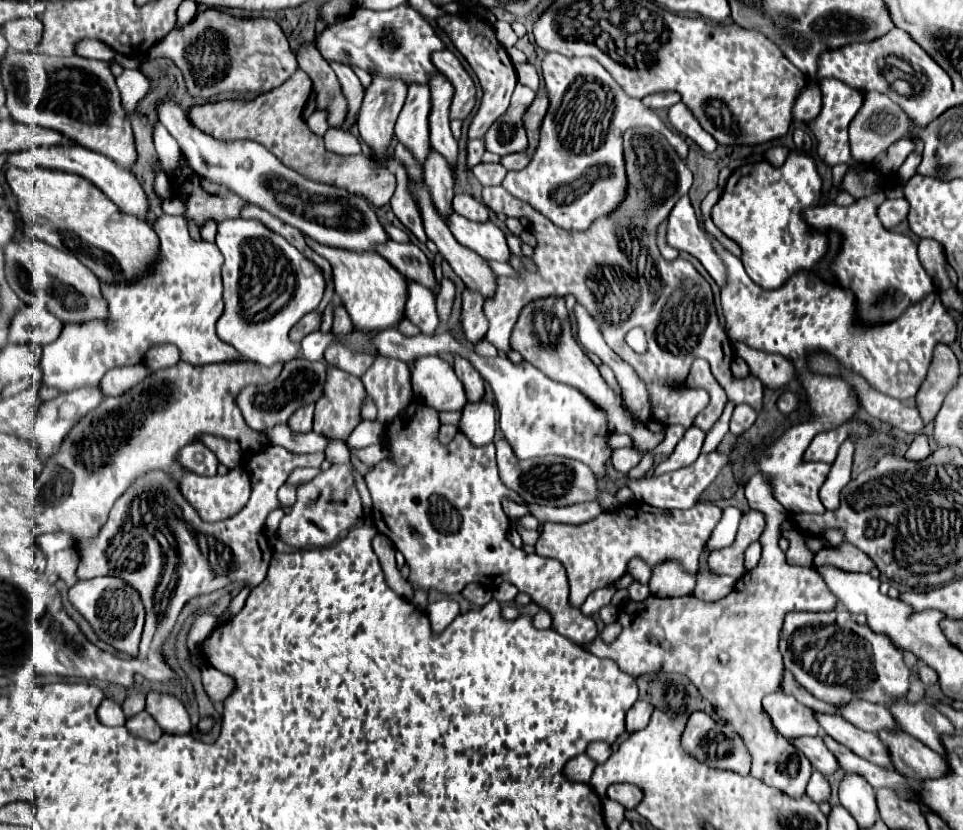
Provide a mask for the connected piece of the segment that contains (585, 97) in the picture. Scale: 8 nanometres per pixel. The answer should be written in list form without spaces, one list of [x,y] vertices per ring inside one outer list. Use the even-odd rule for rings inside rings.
[[[547,53],[541,63],[549,93],[549,109],[539,131],[539,145],[531,163],[521,171],[509,171],[503,187],[529,203],[557,227],[585,231],[593,219],[607,215],[625,197],[623,133],[629,127],[651,127],[665,135],[681,159],[687,159],[687,143],[673,133],[641,101],[625,95],[621,85],[591,57],[565,57]],[[607,115],[611,117],[607,129]]]

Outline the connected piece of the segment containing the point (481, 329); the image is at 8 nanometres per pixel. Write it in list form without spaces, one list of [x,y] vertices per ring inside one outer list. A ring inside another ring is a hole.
[[[467,287],[462,294],[461,325],[465,339],[473,345],[483,339],[488,330],[488,321],[482,312],[484,298]]]

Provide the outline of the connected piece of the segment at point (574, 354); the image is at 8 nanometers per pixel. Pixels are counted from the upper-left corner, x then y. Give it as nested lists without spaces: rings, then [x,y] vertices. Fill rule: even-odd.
[[[555,297],[555,301],[553,299],[537,299],[537,301],[527,303],[521,309],[521,313],[519,313],[519,329],[511,331],[511,349],[519,351],[525,361],[535,365],[549,379],[565,383],[565,385],[575,387],[577,391],[581,391],[597,409],[607,413],[607,429],[609,429],[609,433],[625,433],[625,435],[629,435],[633,439],[633,447],[639,453],[647,453],[647,451],[655,449],[661,443],[661,435],[651,433],[643,423],[639,423],[635,417],[631,417],[623,409],[621,397],[605,383],[605,379],[601,377],[599,369],[583,353],[583,349],[579,347],[579,343],[575,341],[575,337],[571,333],[571,321],[569,321],[569,313],[565,309],[565,299],[563,297]],[[541,311],[543,311],[543,331],[533,327],[533,321],[541,315]]]

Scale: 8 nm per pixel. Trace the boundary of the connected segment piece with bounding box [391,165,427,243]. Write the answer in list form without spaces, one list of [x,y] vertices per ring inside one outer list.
[[[397,165],[395,169],[397,175],[397,191],[391,199],[391,209],[395,213],[395,217],[421,241],[427,243],[427,235],[421,227],[421,217],[417,215],[417,203],[413,203],[413,197],[405,191],[405,169],[401,165]]]

